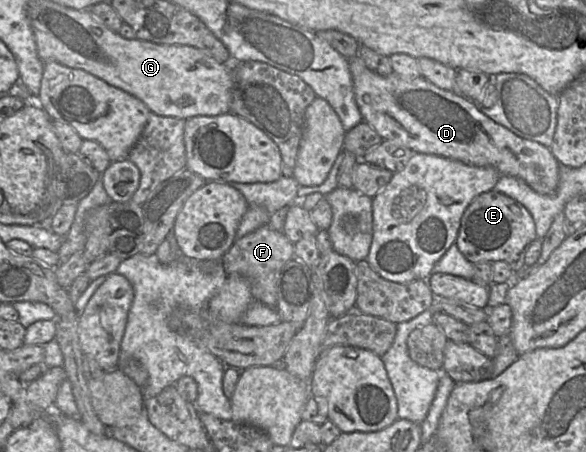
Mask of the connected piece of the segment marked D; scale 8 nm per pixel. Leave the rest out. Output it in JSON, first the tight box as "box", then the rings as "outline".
{"box":[347,56,560,195],"outline":[[[359,56],[347,60],[353,81],[355,101],[363,121],[370,124],[383,140],[403,145],[415,153],[437,155],[476,167],[494,167],[502,176],[519,178],[540,194],[547,195],[556,191],[560,164],[548,147],[515,135],[486,116],[475,102],[439,88],[423,77],[406,80],[394,73],[381,76],[369,70]]]}

